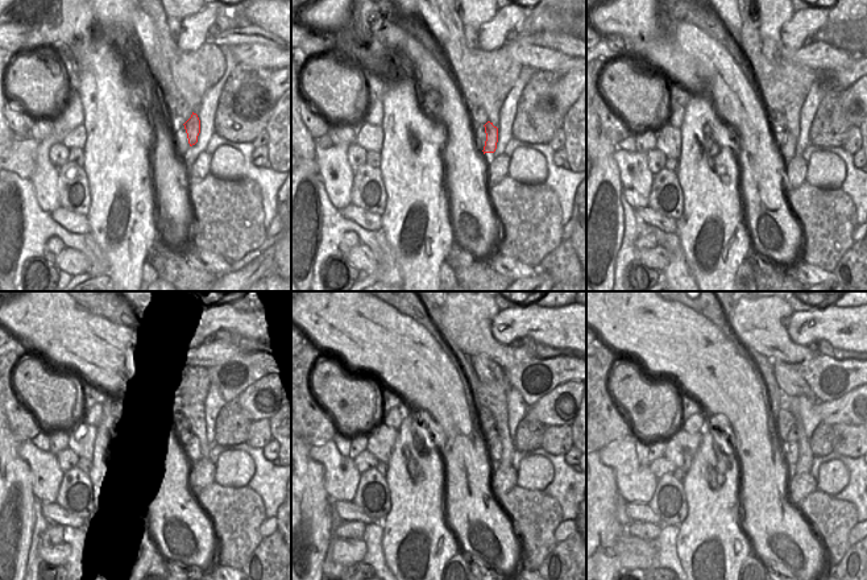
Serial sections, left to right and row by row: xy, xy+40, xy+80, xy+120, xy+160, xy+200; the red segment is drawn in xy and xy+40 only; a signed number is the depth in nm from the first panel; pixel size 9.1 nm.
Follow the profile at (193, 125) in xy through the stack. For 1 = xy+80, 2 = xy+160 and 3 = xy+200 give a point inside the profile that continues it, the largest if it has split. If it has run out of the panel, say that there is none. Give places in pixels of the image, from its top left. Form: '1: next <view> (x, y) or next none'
1: next xy+80 (787, 149)
2: next xy+160 (494, 448)
3: next xy+200 (791, 450)

